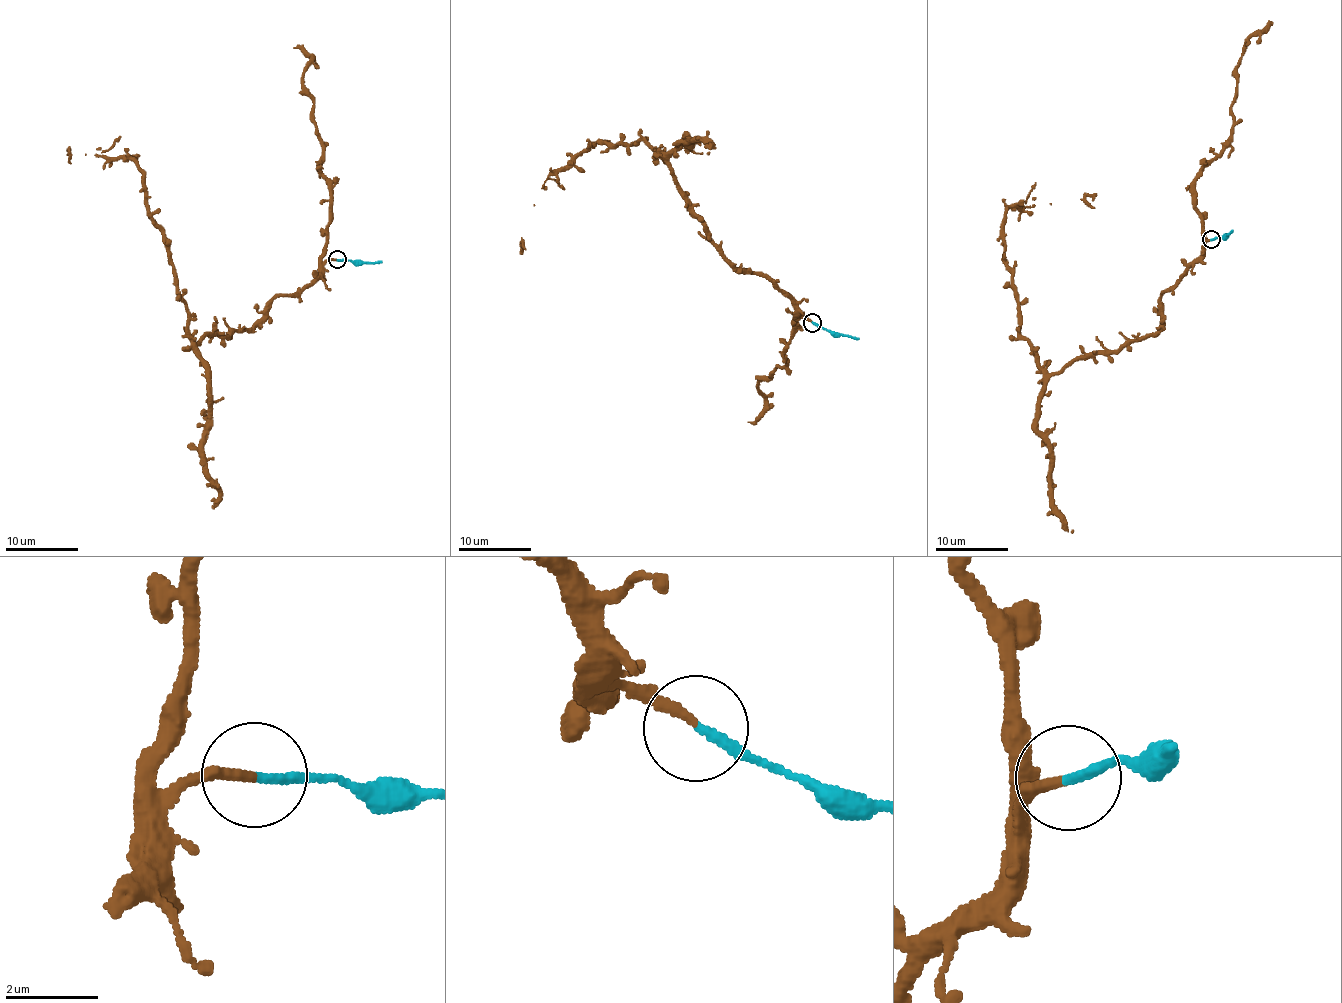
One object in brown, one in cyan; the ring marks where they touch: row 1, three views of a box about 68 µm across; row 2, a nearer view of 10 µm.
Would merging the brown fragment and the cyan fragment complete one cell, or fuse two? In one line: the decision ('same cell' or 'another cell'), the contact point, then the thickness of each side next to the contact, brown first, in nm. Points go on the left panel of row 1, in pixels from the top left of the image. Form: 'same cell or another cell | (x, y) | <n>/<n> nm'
another cell | (337, 259) | 240/200 nm

